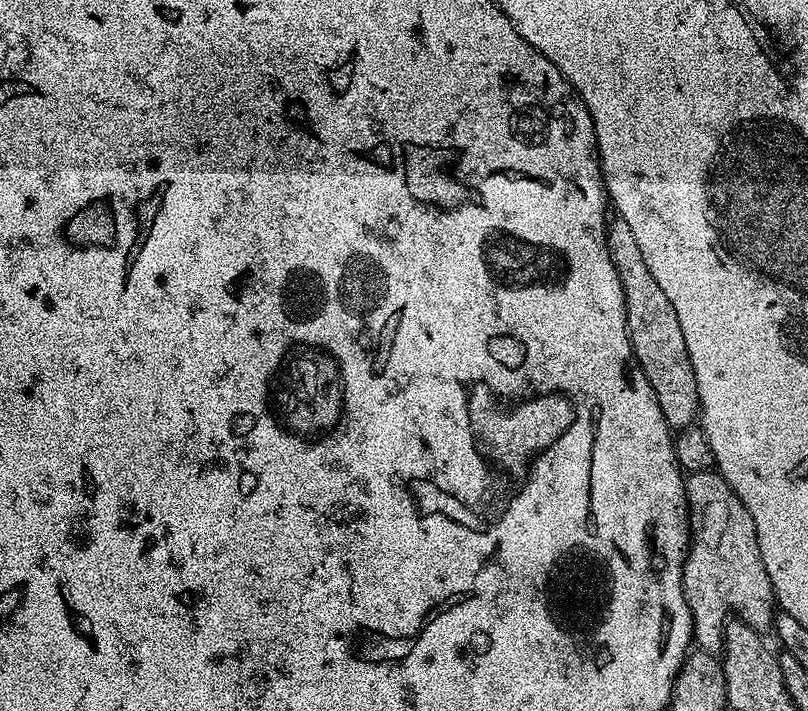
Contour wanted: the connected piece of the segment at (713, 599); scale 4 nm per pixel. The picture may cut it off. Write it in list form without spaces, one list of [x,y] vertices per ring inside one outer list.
[[[715,470],[691,473],[685,479],[684,489],[688,495],[690,517],[690,543],[688,557],[684,560],[684,597],[692,615],[695,647],[699,651],[716,654],[722,648],[722,622],[733,616],[737,620],[745,620],[751,628],[771,629],[778,612],[778,605],[772,583],[766,574],[766,566],[762,562],[754,518],[750,510],[742,506],[738,494],[730,490],[728,483]]]

